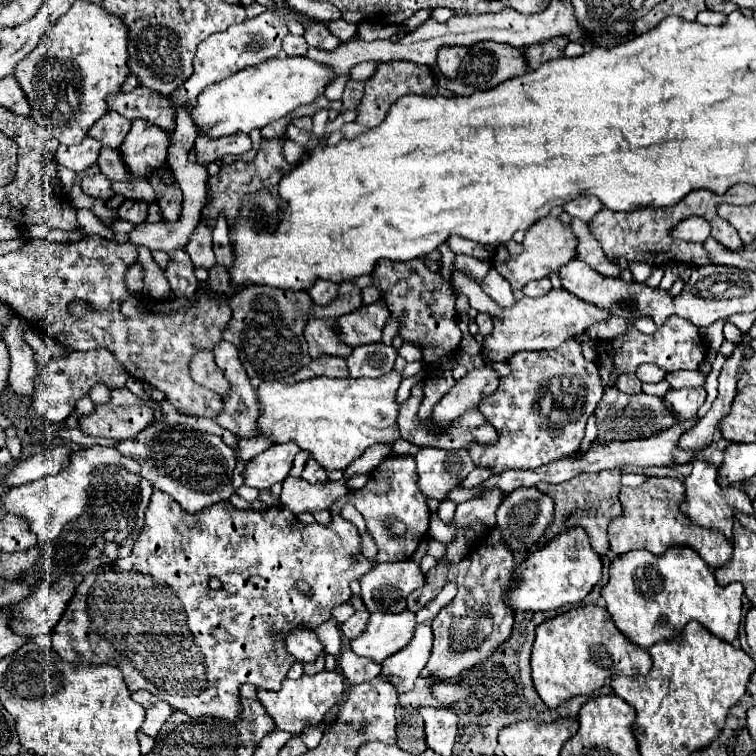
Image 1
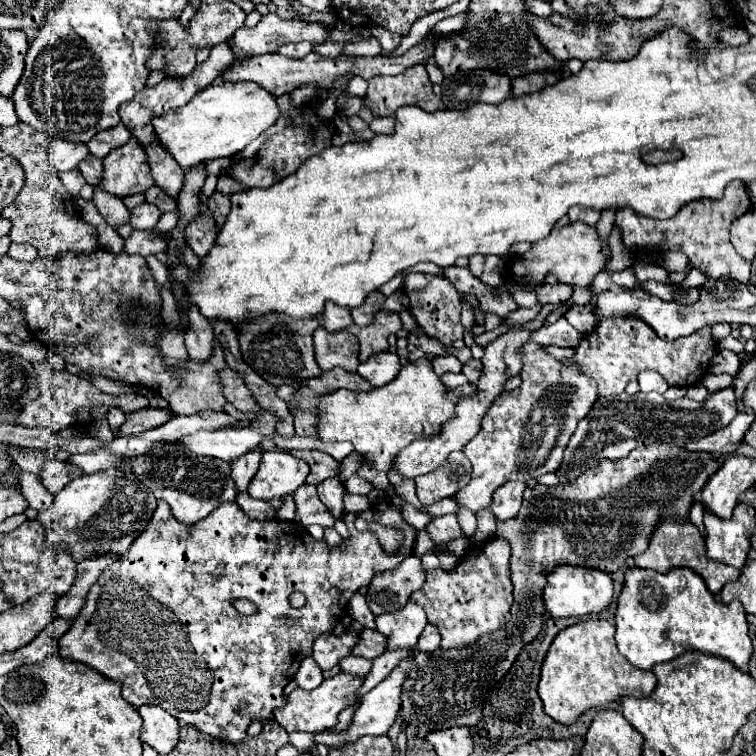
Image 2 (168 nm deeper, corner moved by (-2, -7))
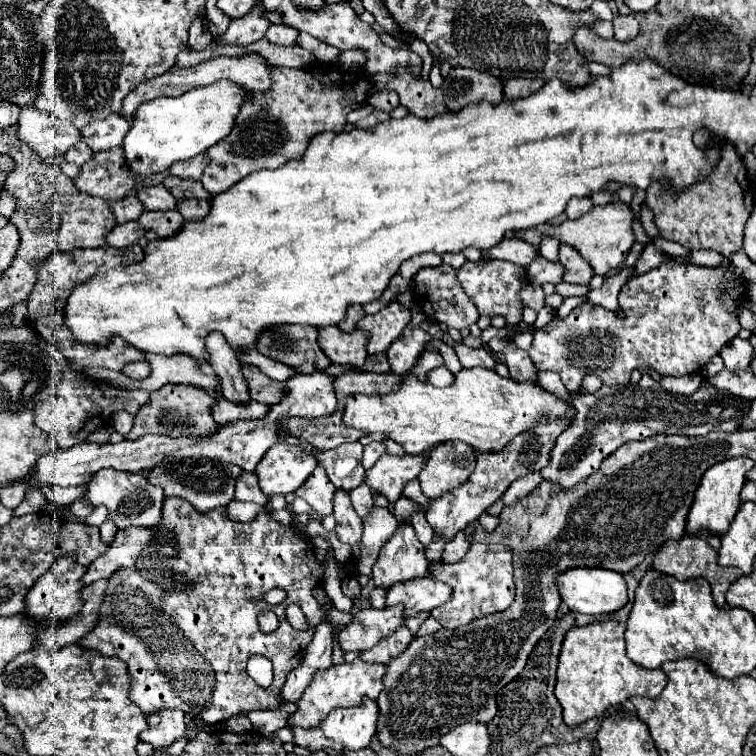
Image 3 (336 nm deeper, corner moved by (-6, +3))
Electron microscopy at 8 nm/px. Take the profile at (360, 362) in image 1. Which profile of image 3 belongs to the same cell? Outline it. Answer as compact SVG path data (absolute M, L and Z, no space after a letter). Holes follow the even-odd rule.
M415 328L413 334L409 334L405 338L397 338L397 342L393 342L387 350L387 360L391 364L391 372L395 372L399 376L409 372L409 368L417 362L421 350L425 350L425 344L432 339L433 337L421 328Z

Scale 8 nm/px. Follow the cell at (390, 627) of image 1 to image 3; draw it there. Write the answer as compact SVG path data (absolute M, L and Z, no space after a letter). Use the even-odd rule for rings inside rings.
M417 578L417 582L405 582L405 586L393 586L387 594L387 604L385 606L395 606L403 604L405 612L403 618L417 616L421 612L431 612L433 608L445 604L449 600L451 588L443 582Z

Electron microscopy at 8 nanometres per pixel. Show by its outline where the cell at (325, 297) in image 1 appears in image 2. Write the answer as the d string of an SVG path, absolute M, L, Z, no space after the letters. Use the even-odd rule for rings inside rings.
M327 302L321 324L327 328L327 332L341 332L353 324L353 318L351 318L351 312L347 308L341 308L333 302Z

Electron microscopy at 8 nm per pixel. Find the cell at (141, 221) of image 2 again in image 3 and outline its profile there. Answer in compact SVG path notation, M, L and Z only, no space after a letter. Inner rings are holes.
M163 186L145 188L137 194L137 198L145 206L145 210L151 210L151 212L167 212L167 210L173 210L177 204L173 194Z

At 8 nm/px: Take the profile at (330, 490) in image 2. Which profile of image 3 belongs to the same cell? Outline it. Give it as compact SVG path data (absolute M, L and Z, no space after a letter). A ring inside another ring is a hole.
M337 488L335 494L333 494L333 516L337 520L337 538L345 544L359 544L361 542L361 518L357 516L357 512L353 510L351 506L351 500L349 500L349 492Z

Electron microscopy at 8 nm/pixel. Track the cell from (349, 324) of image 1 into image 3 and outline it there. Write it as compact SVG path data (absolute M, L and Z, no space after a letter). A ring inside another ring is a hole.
M397 300L389 302L377 314L365 316L363 320L359 320L357 328L363 332L369 332L369 336L371 336L369 344L367 344L367 352L369 354L385 352L391 346L391 342L401 336L401 332L409 320L411 320L409 310L403 304L399 304Z

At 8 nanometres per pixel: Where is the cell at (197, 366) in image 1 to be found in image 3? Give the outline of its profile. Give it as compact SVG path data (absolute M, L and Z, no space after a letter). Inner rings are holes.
M241 366L241 374L249 386L249 396L261 404L277 404L283 394L285 394L285 386L283 382L275 382L269 376L265 376L259 368L255 366Z

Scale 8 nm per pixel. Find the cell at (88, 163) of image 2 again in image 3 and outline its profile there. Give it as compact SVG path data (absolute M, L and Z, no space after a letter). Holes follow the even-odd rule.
M79 142L77 146L71 146L69 154L65 154L65 160L67 162L73 162L77 166L83 166L85 162L89 162L91 156L93 156L93 150L85 142Z

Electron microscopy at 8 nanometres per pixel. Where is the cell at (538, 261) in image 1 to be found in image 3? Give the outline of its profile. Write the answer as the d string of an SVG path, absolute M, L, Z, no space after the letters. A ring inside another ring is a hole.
M615 200L615 202L607 204L605 208L595 206L593 210L589 210L585 216L581 216L577 220L565 220L557 226L545 224L545 226L535 226L533 230L519 230L517 238L523 238L539 252L539 244L541 244L543 236L555 236L555 238L559 238L559 242L575 248L591 264L595 274L603 276L607 270L617 268L625 260L629 248L633 246L635 236L631 230L631 220L633 220L631 208L627 204L623 204L621 200Z

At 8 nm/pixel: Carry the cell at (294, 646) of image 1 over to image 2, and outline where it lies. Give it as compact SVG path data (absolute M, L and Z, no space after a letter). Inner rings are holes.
M347 630L341 636L335 636L329 632L315 640L313 658L323 670L329 670L335 664L339 664L341 658L349 656L357 644L359 644L359 632Z

